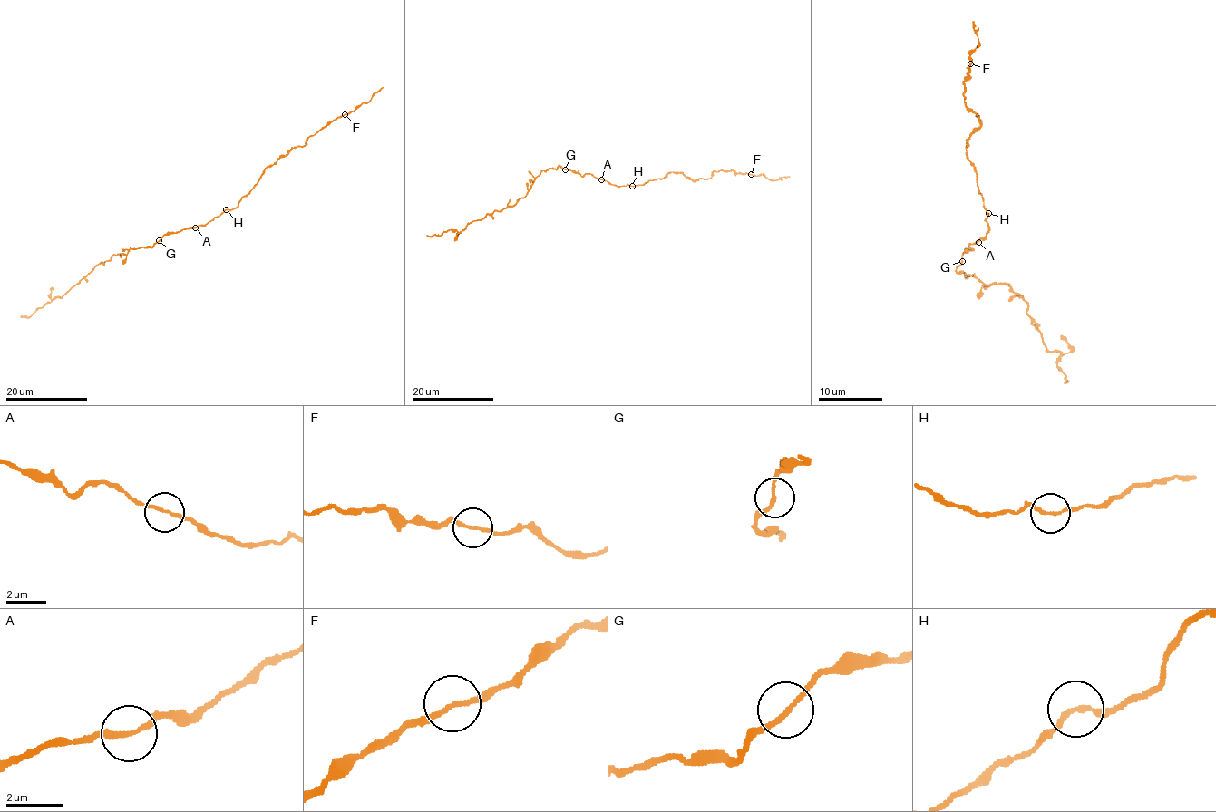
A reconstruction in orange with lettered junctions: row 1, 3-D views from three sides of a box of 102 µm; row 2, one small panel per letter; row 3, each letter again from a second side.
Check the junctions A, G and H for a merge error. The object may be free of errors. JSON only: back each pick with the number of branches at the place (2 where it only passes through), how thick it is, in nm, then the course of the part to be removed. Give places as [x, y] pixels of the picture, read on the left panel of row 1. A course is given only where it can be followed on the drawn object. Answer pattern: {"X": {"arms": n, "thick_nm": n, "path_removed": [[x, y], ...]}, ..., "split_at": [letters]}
{"split_at": []}

